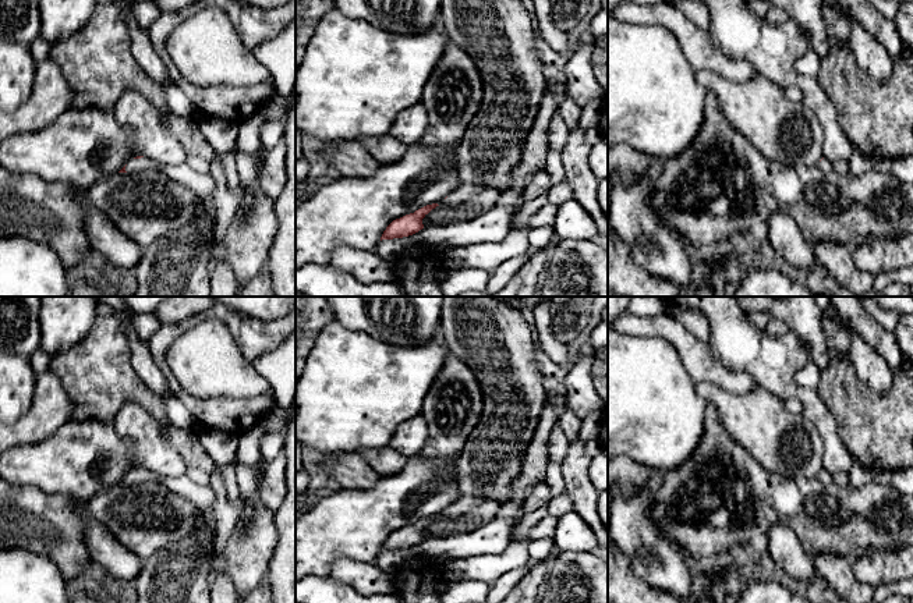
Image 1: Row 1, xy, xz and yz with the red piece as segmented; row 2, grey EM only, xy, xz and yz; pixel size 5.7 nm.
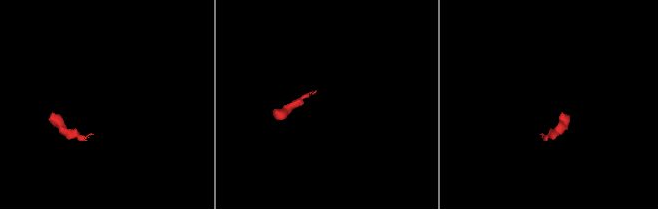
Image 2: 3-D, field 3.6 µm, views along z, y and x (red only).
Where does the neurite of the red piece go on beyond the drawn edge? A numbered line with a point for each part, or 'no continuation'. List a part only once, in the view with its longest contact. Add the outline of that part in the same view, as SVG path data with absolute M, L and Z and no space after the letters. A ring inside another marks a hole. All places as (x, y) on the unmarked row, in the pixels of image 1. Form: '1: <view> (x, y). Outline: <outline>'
1: xy (135, 476). Outline: M141 469L141 471L130 472L125 478L127 485L135 485L135 483L141 483L141 482L145 482L145 480L159 483L160 475L153 472L153 471Z

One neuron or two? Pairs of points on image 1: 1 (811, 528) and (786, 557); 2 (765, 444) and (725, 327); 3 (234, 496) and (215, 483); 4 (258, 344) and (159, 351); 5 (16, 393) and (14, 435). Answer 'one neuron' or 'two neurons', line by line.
1: two neurons
2: two neurons
3: two neurons
4: one neuron
5: two neurons

